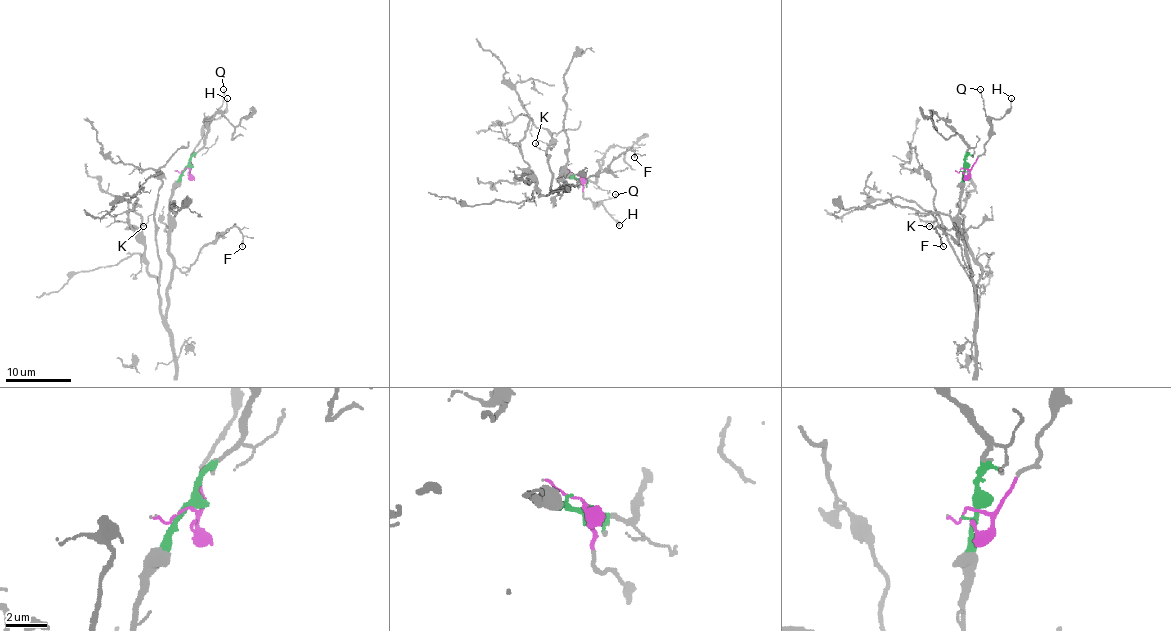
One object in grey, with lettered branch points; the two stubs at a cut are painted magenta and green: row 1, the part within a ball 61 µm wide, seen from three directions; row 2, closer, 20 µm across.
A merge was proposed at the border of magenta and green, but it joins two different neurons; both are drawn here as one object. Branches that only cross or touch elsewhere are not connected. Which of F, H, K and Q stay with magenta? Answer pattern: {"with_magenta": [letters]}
{"with_magenta": ["H", "Q"]}

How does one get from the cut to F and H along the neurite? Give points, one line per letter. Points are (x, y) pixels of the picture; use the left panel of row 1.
F: (189, 168), (174, 191), (169, 214), (169, 253), (177, 266), (185, 271), (231, 227), (239, 230), (243, 246)
H: (189, 168), (190, 153), (202, 137), (202, 127), (223, 112), (226, 98)

